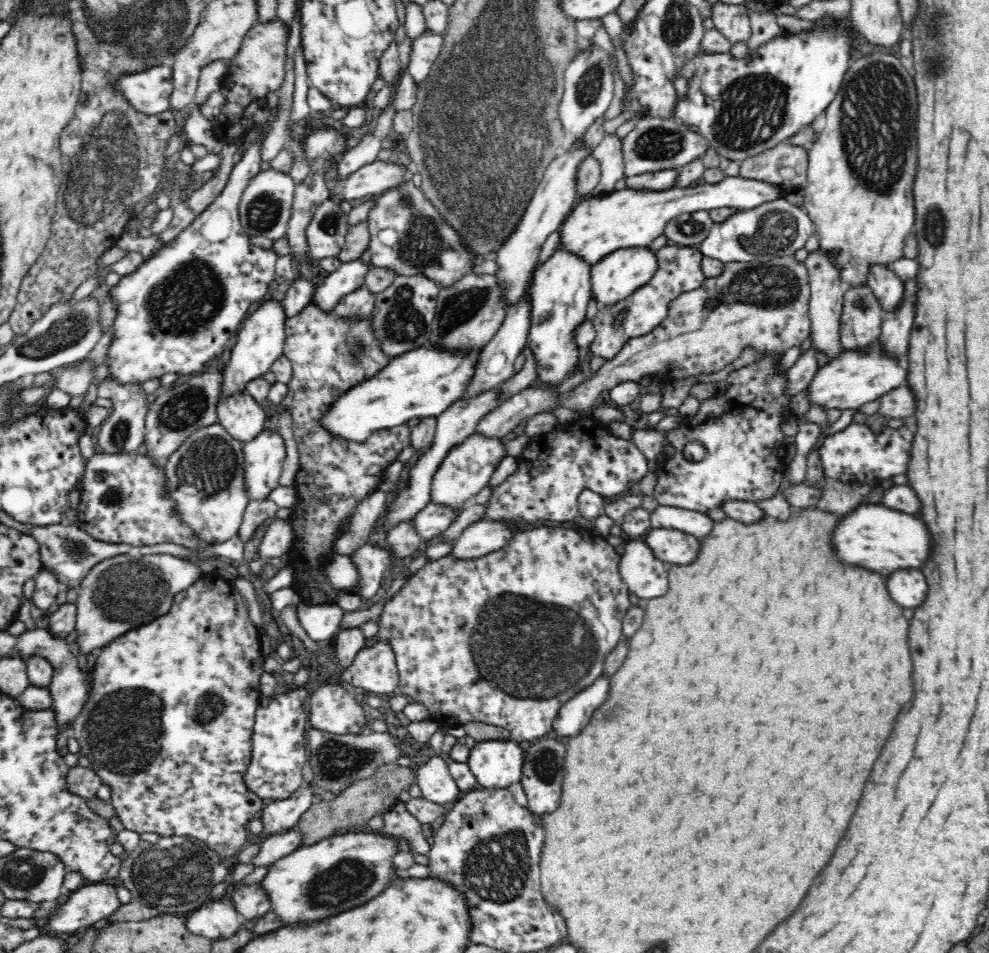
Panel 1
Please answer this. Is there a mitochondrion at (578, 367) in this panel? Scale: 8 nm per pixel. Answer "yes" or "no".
no

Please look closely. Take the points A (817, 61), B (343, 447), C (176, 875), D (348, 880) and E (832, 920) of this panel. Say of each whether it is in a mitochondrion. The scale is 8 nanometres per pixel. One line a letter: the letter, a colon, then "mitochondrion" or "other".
A: other
B: other
C: mitochondrion
D: mitochondrion
E: other

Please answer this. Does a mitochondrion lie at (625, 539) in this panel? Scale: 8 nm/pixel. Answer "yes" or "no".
no

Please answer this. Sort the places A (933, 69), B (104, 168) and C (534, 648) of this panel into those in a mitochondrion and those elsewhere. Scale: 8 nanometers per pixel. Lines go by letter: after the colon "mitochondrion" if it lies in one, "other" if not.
A: mitochondrion
B: mitochondrion
C: mitochondrion

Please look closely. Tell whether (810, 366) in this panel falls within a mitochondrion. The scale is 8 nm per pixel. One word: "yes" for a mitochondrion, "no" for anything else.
no

